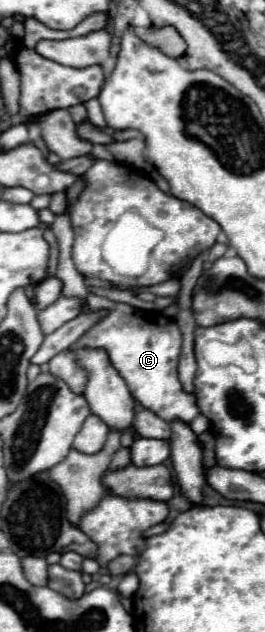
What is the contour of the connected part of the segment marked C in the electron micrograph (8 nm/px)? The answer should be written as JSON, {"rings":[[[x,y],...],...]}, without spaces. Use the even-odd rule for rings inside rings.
{"rings":[[[67,213],[59,215],[55,219],[55,223],[51,225],[51,229],[53,229],[53,233],[57,237],[57,245],[59,245],[59,271],[55,277],[59,277],[59,281],[63,281],[61,295],[83,297],[83,301],[87,301],[87,305],[83,305],[83,313],[93,313],[95,309],[103,309],[105,317],[103,317],[103,321],[97,321],[83,337],[79,337],[79,341],[75,341],[75,345],[71,345],[71,349],[65,349],[63,353],[55,355],[49,361],[49,373],[55,377],[63,377],[63,381],[67,381],[67,385],[71,385],[73,393],[83,393],[83,385],[87,385],[87,373],[83,373],[83,369],[79,369],[79,363],[75,361],[75,349],[107,349],[111,363],[115,365],[115,369],[119,369],[119,375],[127,381],[127,387],[129,387],[133,399],[139,401],[139,405],[143,405],[145,409],[151,409],[153,413],[159,413],[159,417],[163,417],[163,421],[167,421],[167,423],[171,423],[171,421],[191,423],[199,415],[199,409],[195,405],[195,397],[185,393],[177,379],[177,363],[179,363],[179,353],[181,353],[181,345],[183,345],[183,335],[181,335],[175,319],[165,317],[159,311],[133,309],[131,305],[117,303],[107,297],[89,293],[85,289],[83,277],[79,275],[79,271],[73,267],[73,261],[71,261],[73,229],[69,223],[69,215]]]}

